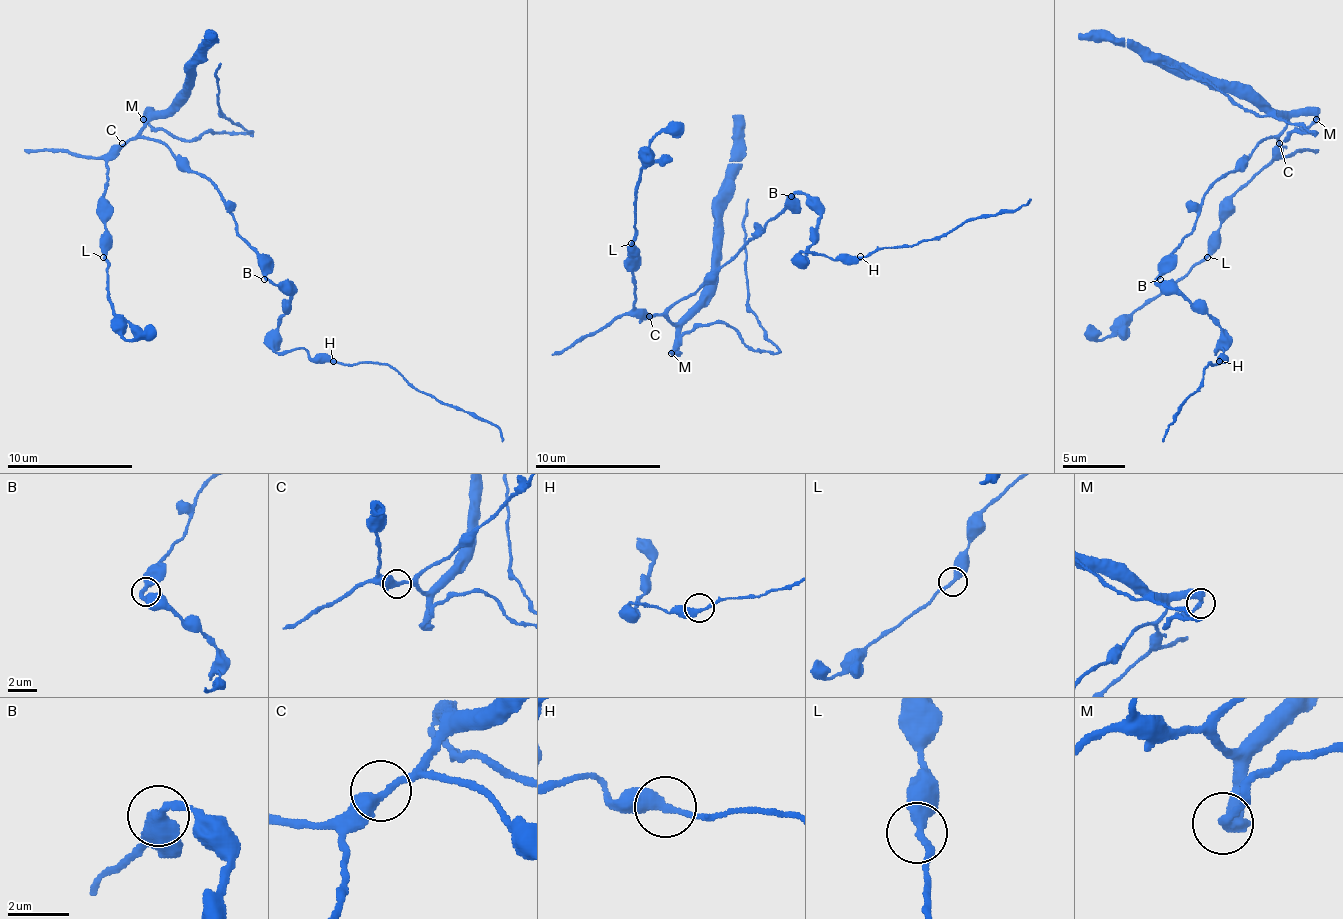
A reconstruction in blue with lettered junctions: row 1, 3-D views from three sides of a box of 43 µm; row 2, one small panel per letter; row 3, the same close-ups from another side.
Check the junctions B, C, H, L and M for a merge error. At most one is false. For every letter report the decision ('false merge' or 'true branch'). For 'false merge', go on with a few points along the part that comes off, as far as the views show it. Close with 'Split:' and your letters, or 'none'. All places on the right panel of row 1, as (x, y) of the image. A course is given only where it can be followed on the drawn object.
B: true branch
C: true branch
H: true branch
L: true branch
M: false merge; course (1317, 118), (1298, 128), (1286, 140), (1295, 131), (1311, 131), (1270, 115), (1245, 112), (1210, 84), (1163, 62)
Split: M

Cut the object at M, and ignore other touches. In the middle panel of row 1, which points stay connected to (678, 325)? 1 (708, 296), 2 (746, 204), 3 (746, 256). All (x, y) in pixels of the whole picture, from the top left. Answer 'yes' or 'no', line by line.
1: yes
2: no
3: no

